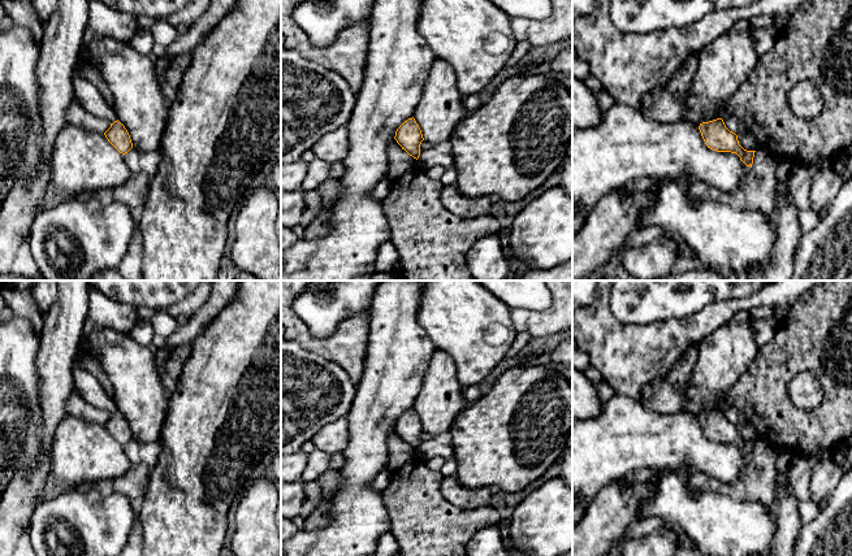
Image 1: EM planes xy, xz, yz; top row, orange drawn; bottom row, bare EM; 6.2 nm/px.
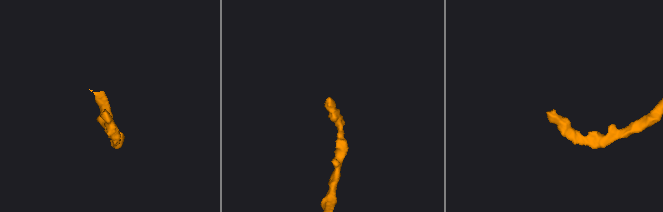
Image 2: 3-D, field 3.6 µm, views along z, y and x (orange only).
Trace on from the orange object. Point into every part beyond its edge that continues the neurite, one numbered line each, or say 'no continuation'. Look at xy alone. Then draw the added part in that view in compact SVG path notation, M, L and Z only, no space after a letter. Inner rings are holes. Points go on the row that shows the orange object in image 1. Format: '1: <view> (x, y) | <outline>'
1: xy (85, 92) | M75 77L73 79L73 88L74 99L77 99L88 113L104 118L111 123L117 121L113 107L104 100L100 92L87 79Z

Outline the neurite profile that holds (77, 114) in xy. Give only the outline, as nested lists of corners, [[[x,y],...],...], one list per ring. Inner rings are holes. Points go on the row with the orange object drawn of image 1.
[[[73,97],[68,107],[66,121],[81,129],[87,129],[98,133],[105,133],[111,127],[111,122],[88,113],[81,103]]]

